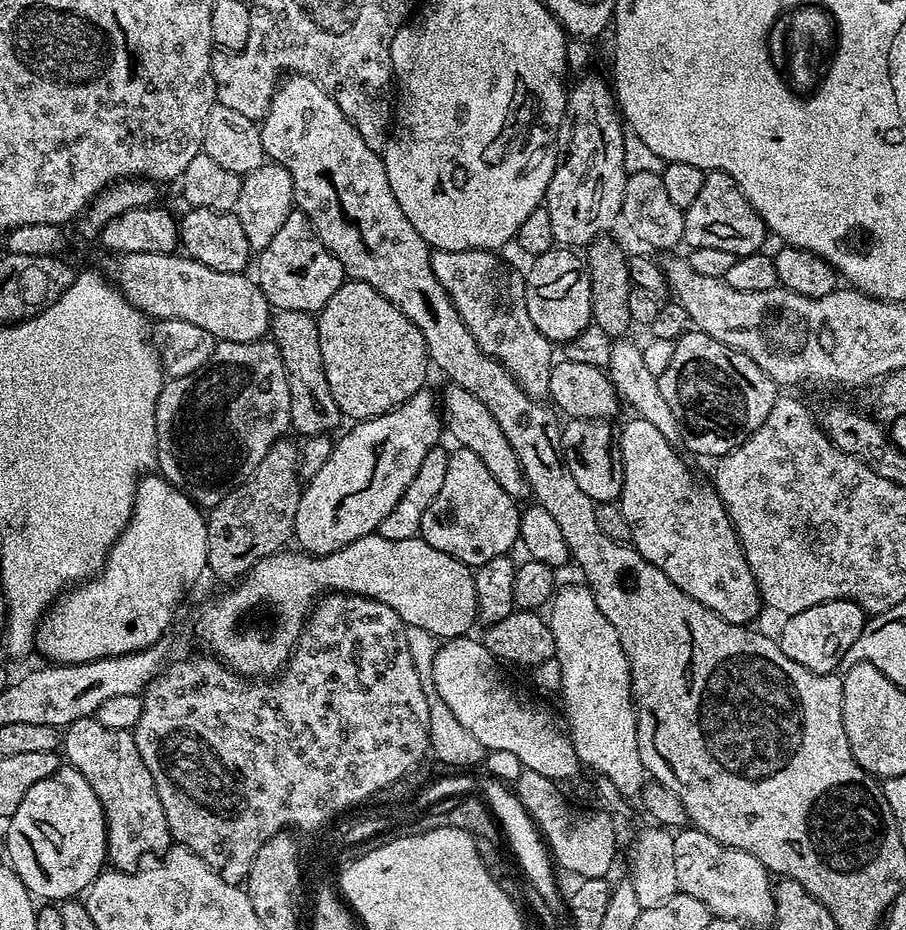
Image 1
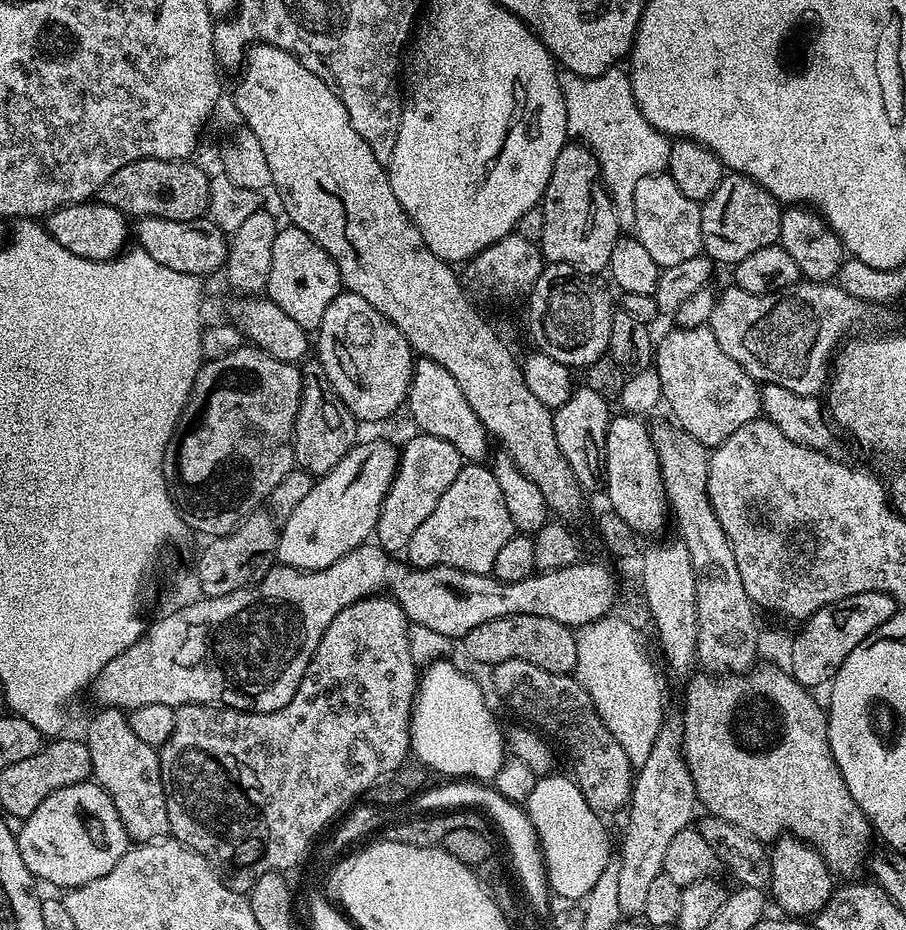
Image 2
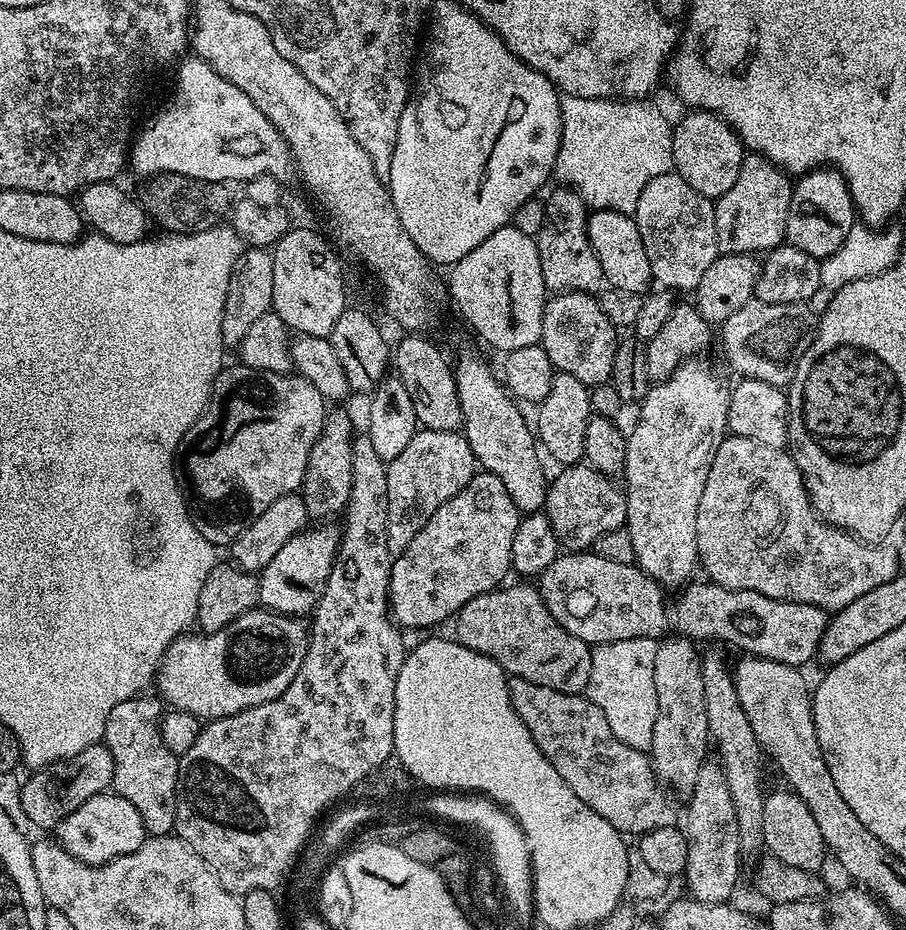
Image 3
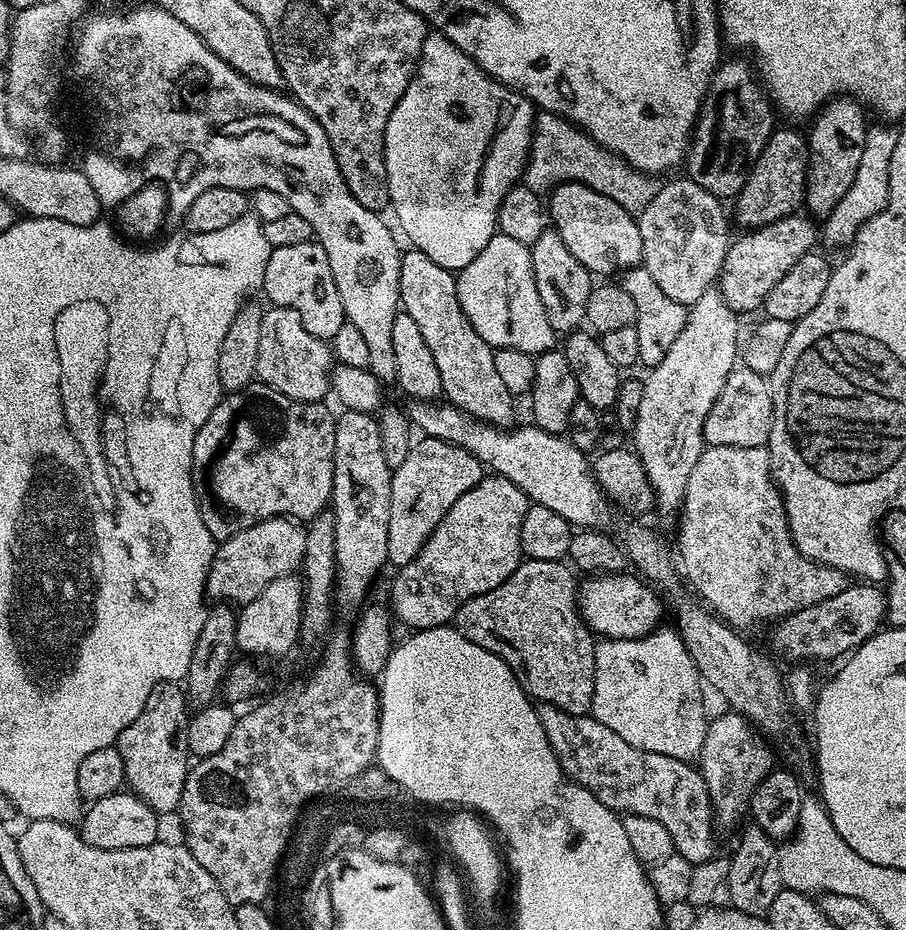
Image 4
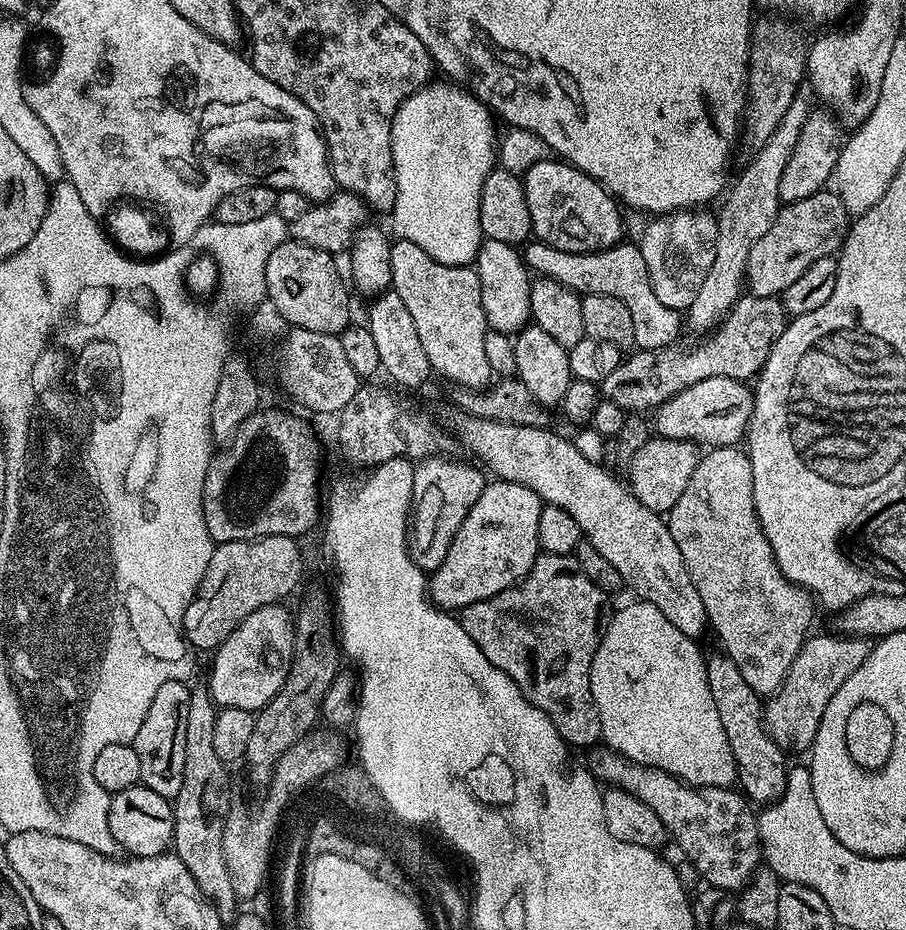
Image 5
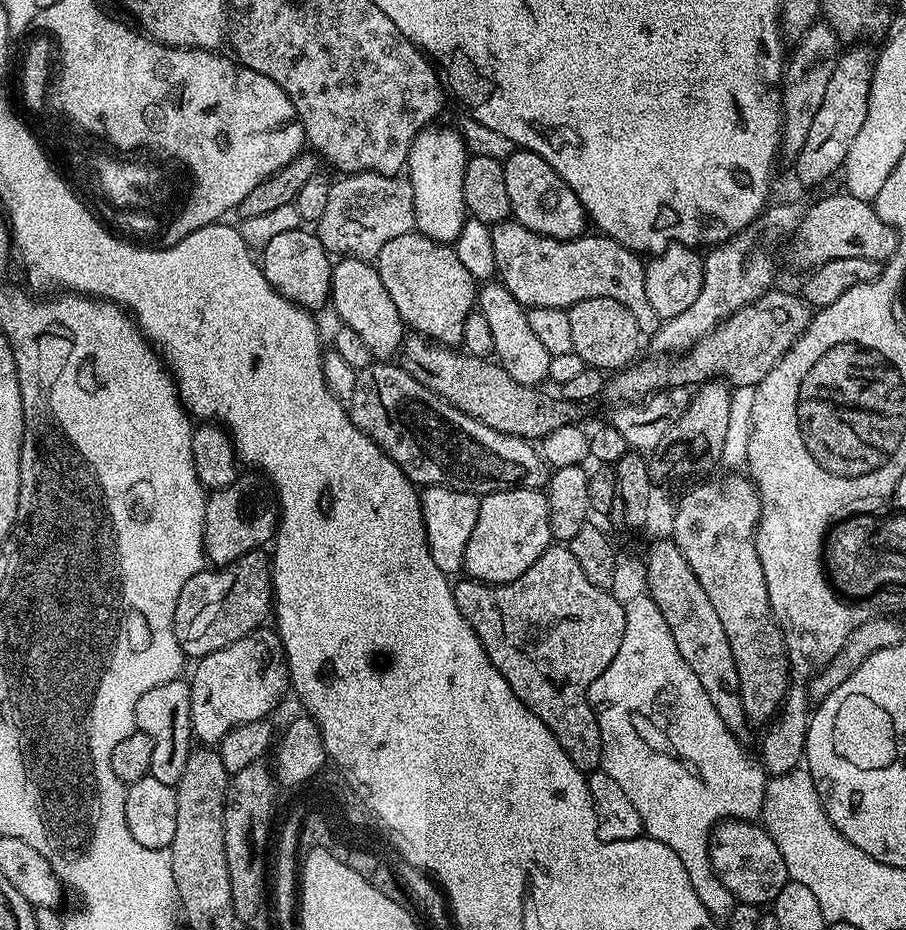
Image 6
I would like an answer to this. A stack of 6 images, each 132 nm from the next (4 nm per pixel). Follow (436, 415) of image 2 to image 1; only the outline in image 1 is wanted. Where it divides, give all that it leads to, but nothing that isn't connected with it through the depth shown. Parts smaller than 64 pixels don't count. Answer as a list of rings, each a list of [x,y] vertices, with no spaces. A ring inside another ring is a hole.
[[[449,383],[447,387],[448,389],[444,392],[444,400],[442,396],[442,424],[447,435],[449,432],[457,440],[455,443],[459,447],[478,454],[478,458],[482,458],[486,470],[490,470],[494,482],[498,482],[498,486],[502,486],[502,490],[506,490],[506,494],[510,494],[513,500],[527,501],[530,489],[526,482],[526,474],[522,470],[510,442],[506,442],[506,434],[502,434],[502,426],[498,426],[494,414],[490,414],[490,410],[486,410],[486,406],[482,402],[478,402],[478,398],[474,398],[474,394],[470,394],[470,390],[460,388],[454,383]]]

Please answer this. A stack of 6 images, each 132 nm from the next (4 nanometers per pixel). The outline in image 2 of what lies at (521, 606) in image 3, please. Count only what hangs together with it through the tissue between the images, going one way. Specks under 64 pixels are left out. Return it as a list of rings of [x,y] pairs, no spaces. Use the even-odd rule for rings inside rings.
[[[514,614],[506,618],[494,618],[494,622],[482,622],[482,626],[474,626],[470,634],[462,638],[464,652],[476,664],[491,666],[498,662],[510,662],[510,658],[522,658],[522,662],[534,662],[534,666],[542,666],[542,670],[550,670],[550,674],[567,676],[575,673],[578,662],[576,632],[567,628],[562,622],[554,622],[554,618],[538,618],[538,614]]]

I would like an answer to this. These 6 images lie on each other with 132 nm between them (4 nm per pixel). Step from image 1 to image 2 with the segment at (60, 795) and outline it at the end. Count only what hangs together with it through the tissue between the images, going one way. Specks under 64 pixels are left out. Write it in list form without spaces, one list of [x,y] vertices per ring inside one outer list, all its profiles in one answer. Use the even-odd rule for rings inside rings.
[[[91,779],[56,790],[34,814],[23,817],[21,824],[16,841],[22,862],[37,881],[45,880],[59,890],[77,888],[110,874],[130,847],[126,826],[122,826],[110,794]]]

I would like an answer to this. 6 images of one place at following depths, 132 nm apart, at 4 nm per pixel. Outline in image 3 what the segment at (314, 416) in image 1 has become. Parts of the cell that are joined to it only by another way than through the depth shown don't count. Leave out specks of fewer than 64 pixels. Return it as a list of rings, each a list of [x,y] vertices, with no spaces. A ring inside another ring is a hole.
[[[342,407],[336,408],[327,413],[324,417],[324,425],[310,450],[310,458],[306,462],[306,474],[304,484],[299,490],[306,504],[309,517],[316,522],[324,522],[332,515],[343,513],[348,507],[350,498],[350,486],[354,478],[352,462],[352,420],[343,412]]]

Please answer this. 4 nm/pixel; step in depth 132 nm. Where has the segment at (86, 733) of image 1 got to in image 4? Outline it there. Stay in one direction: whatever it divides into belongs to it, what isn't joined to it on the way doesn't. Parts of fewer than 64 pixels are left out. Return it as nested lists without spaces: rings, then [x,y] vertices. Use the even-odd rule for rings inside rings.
[[[167,680],[146,698],[142,714],[120,732],[114,747],[124,759],[124,778],[132,795],[137,796],[157,814],[175,813],[180,807],[182,790],[188,777],[190,753],[188,750],[188,722],[190,705],[185,689],[179,683]]]

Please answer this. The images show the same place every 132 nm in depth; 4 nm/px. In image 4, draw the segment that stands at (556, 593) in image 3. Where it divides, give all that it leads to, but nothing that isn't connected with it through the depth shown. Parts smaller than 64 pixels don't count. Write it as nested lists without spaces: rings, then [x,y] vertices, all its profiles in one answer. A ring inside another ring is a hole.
[[[592,574],[581,579],[576,593],[576,607],[584,625],[597,637],[605,640],[633,640],[649,636],[661,627],[660,620],[666,616],[666,605],[659,592],[639,575]],[[852,582],[846,590],[842,590],[842,594],[834,594],[834,598],[826,598],[814,606],[806,606],[793,616],[781,616],[771,625],[771,651],[777,657],[785,656],[788,660],[796,660],[792,662],[839,661],[847,657],[858,646],[866,643],[873,634],[881,631],[885,623],[888,597],[883,587],[876,587],[880,586],[872,582]]]

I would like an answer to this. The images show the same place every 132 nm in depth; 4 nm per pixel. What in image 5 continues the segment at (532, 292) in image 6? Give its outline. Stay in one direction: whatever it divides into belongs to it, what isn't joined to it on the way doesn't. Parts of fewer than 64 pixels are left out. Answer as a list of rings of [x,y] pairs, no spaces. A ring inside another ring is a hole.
[[[528,242],[523,245],[522,257],[537,277],[548,276],[551,280],[562,282],[562,286],[574,293],[584,296],[606,294],[618,298],[618,302],[623,302],[626,310],[630,310],[637,349],[670,348],[679,341],[676,339],[680,336],[680,324],[682,328],[681,313],[664,306],[661,299],[654,294],[642,250],[635,243],[621,242],[600,252],[567,252],[543,242]]]

